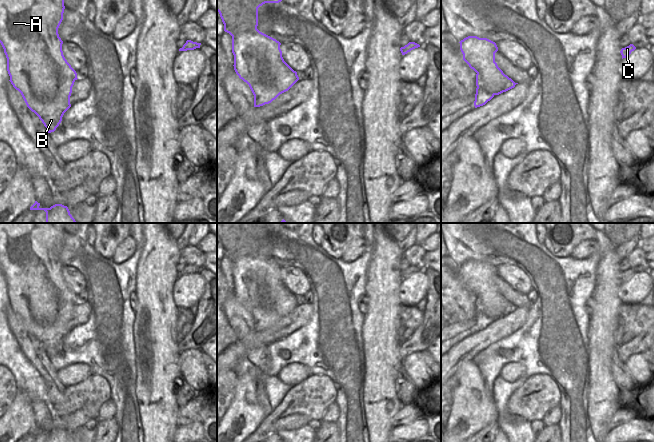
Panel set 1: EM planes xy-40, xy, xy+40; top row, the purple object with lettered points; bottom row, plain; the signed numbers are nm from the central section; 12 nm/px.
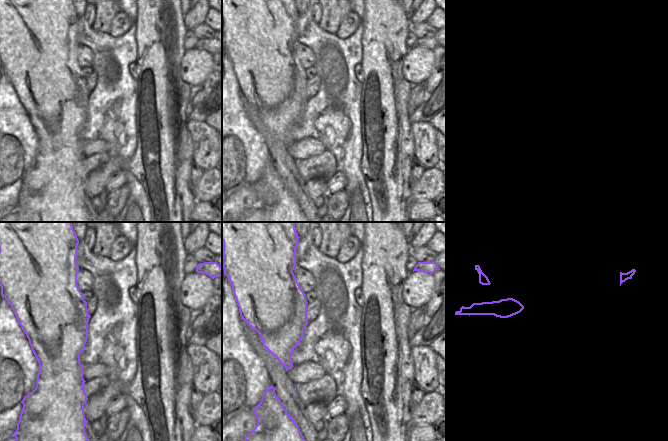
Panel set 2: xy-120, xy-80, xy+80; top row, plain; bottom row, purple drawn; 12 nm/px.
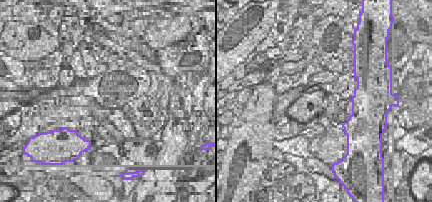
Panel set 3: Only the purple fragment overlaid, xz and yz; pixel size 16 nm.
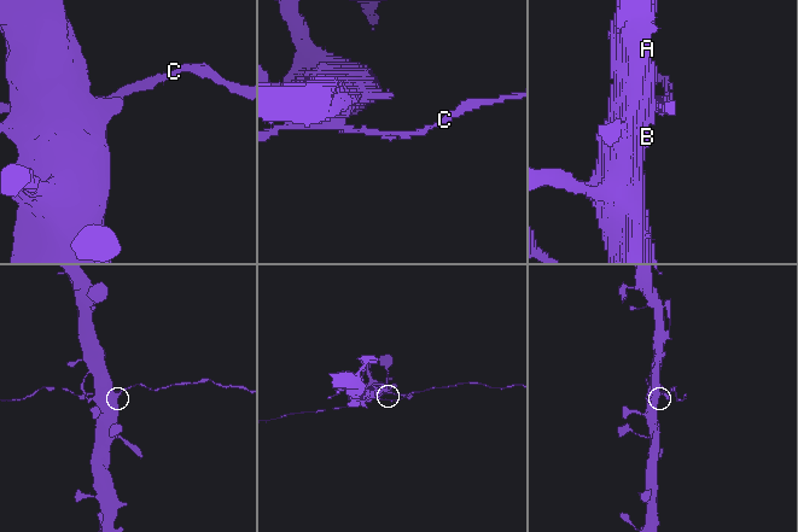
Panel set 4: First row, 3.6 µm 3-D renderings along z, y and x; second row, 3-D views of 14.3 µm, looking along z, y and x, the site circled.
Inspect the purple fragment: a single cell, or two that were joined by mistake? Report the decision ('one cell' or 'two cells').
two cells

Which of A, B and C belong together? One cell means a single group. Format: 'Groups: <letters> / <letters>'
Groups: A B / C.

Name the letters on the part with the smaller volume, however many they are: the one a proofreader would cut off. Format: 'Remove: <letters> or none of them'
Remove: C.

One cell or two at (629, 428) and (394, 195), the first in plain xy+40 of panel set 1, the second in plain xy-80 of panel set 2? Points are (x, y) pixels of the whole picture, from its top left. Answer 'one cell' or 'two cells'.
two cells

